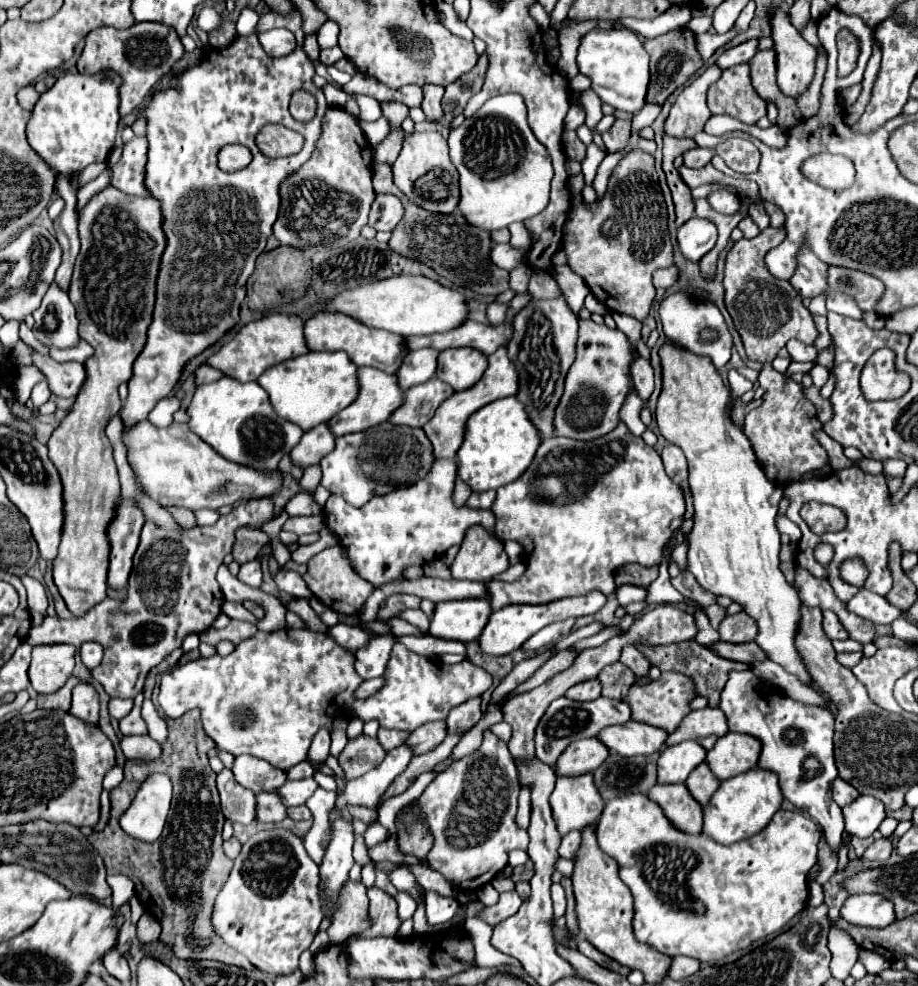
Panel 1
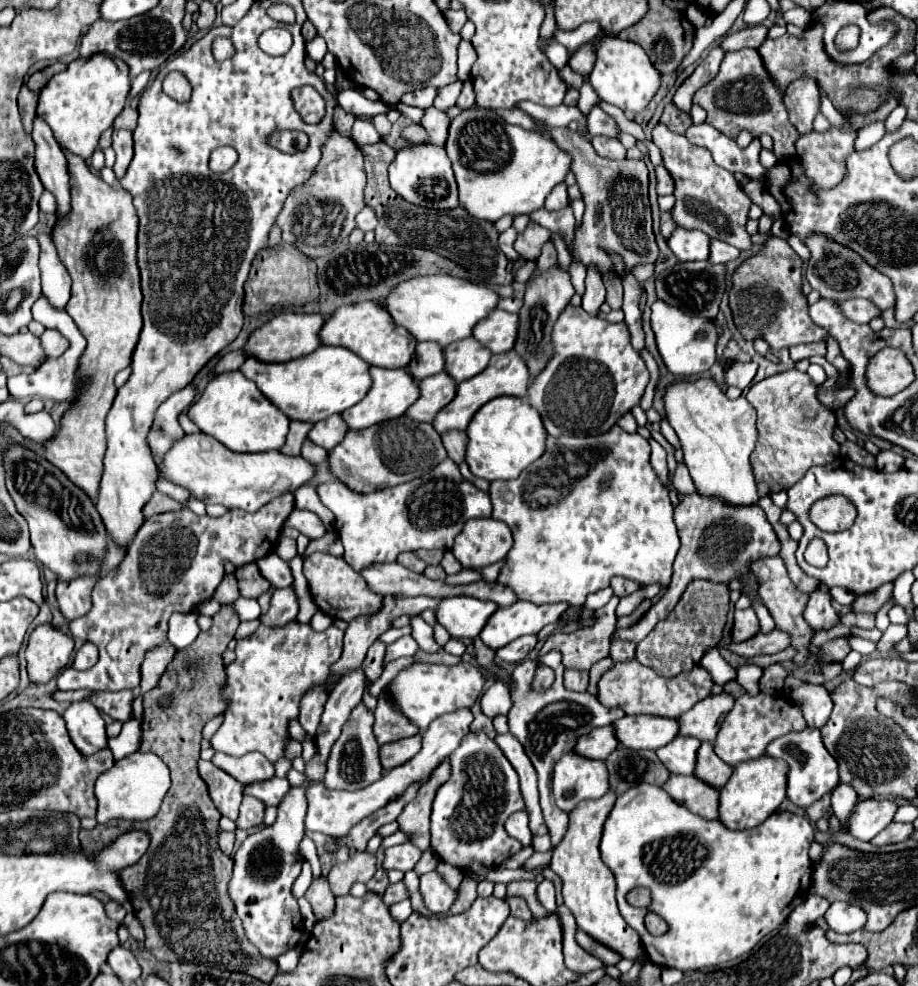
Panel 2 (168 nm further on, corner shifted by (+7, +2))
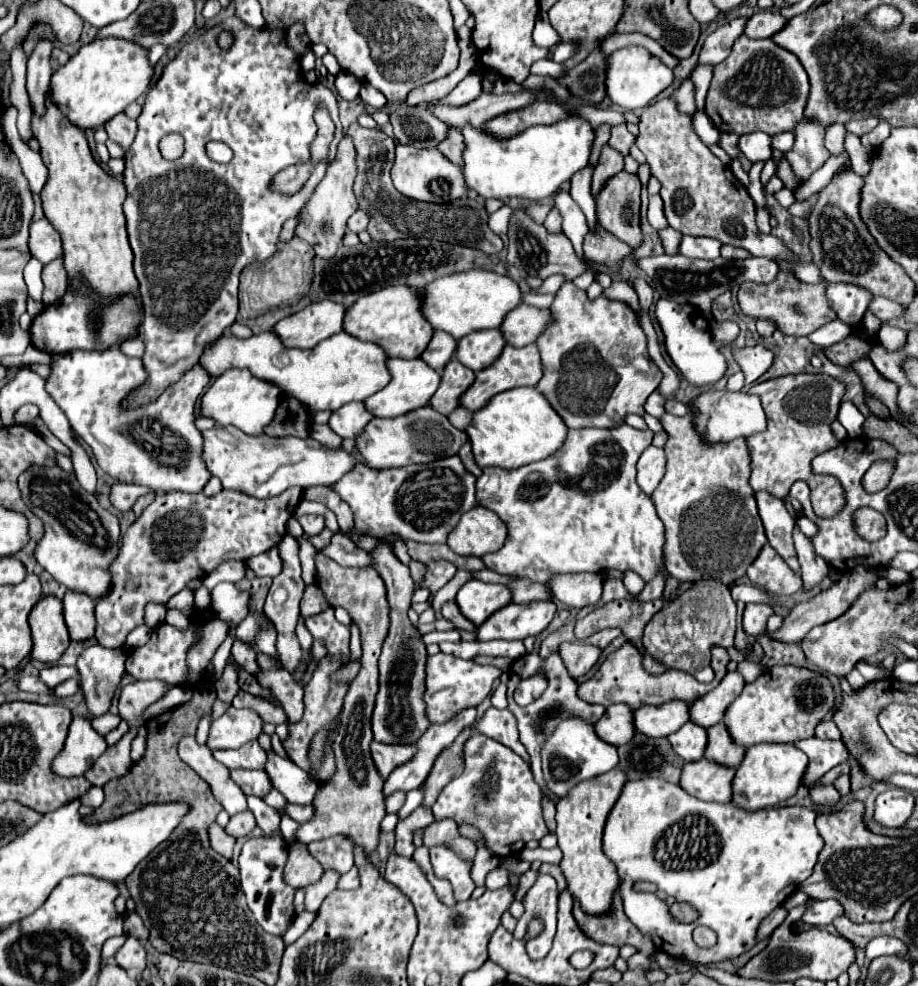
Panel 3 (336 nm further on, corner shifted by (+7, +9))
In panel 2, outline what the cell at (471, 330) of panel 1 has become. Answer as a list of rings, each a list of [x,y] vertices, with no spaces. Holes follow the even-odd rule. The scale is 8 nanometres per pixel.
[[[495,309],[485,321],[481,321],[475,327],[473,335],[493,353],[507,353],[515,347],[517,327],[519,327],[519,315]]]

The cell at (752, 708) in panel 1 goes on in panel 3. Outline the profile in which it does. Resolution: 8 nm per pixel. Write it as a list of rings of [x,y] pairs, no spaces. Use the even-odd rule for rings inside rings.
[[[813,736],[813,738],[805,738],[805,740],[797,740],[795,746],[799,750],[803,750],[809,758],[809,764],[801,778],[803,786],[817,784],[831,768],[845,762],[849,756],[847,748],[843,746],[841,740],[829,740],[829,738],[821,740],[821,738]]]

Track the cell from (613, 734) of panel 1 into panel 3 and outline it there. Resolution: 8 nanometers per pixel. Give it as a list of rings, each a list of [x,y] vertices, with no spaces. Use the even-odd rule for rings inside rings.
[[[671,700],[661,706],[643,706],[635,710],[635,728],[649,738],[663,738],[679,730],[689,720],[689,704]]]

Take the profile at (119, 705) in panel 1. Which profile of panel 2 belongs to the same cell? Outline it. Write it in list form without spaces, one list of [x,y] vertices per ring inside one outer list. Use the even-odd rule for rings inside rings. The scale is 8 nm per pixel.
[[[53,691],[53,697],[55,697],[57,701],[67,701],[67,703],[73,703],[73,701],[83,699],[87,693],[91,693],[91,691]]]

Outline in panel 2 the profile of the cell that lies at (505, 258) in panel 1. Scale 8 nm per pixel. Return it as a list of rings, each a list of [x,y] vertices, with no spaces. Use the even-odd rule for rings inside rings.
[[[509,227],[507,231],[503,231],[503,233],[499,235],[499,249],[501,249],[511,261],[515,261],[515,259],[519,257],[519,253],[513,249],[513,241],[515,241],[515,237],[517,237],[515,227]]]

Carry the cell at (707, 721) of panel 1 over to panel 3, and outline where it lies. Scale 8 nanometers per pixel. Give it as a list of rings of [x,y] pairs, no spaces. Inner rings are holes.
[[[729,672],[717,688],[713,688],[711,692],[707,692],[707,696],[695,700],[691,704],[691,722],[695,722],[697,726],[703,728],[711,728],[717,722],[723,720],[723,714],[727,710],[727,706],[741,694],[745,682],[741,678],[739,672]]]

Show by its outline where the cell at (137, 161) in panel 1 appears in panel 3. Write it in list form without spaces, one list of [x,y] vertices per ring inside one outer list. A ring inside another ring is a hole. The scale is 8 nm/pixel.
[[[117,114],[103,128],[109,134],[109,140],[117,142],[127,152],[129,146],[133,144],[133,138],[135,138],[135,132],[137,132],[137,122],[127,118],[125,114]]]

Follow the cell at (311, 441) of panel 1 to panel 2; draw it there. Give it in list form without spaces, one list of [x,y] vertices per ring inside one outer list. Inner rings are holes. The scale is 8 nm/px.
[[[331,415],[329,419],[315,423],[315,427],[309,433],[309,439],[331,451],[335,445],[339,445],[339,441],[343,441],[347,431],[349,431],[349,427],[343,421],[343,417],[341,415]]]

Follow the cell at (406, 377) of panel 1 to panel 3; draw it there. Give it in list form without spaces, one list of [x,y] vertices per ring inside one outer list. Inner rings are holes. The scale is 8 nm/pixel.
[[[435,330],[429,346],[421,354],[421,360],[427,362],[427,366],[431,366],[433,370],[439,370],[441,372],[443,366],[447,366],[447,362],[453,358],[455,346],[457,346],[457,340],[455,338],[451,338],[447,332]]]

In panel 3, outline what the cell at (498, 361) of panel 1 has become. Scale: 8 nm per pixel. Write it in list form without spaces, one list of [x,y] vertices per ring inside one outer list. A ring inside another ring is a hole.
[[[535,344],[523,346],[523,348],[513,348],[513,346],[505,346],[501,356],[487,366],[485,370],[475,372],[475,380],[473,384],[461,394],[459,398],[459,406],[467,408],[471,412],[483,408],[495,394],[509,390],[509,388],[517,388],[517,386],[535,386],[539,382],[539,378],[543,376],[543,368],[541,368],[541,358],[539,358],[539,350]]]

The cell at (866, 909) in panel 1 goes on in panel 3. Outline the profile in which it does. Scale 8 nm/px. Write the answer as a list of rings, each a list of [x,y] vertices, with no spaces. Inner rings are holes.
[[[819,900],[811,908],[807,908],[807,912],[803,914],[803,922],[811,924],[811,926],[825,926],[825,924],[831,924],[835,918],[839,918],[843,914],[845,912],[843,912],[841,902]]]

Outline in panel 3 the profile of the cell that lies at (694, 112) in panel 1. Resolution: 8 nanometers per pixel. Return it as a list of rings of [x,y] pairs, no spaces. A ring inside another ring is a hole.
[[[735,18],[723,26],[719,26],[713,34],[709,34],[701,48],[697,64],[715,66],[715,64],[723,62],[729,56],[733,42],[743,34],[743,22],[745,22],[745,18]]]

